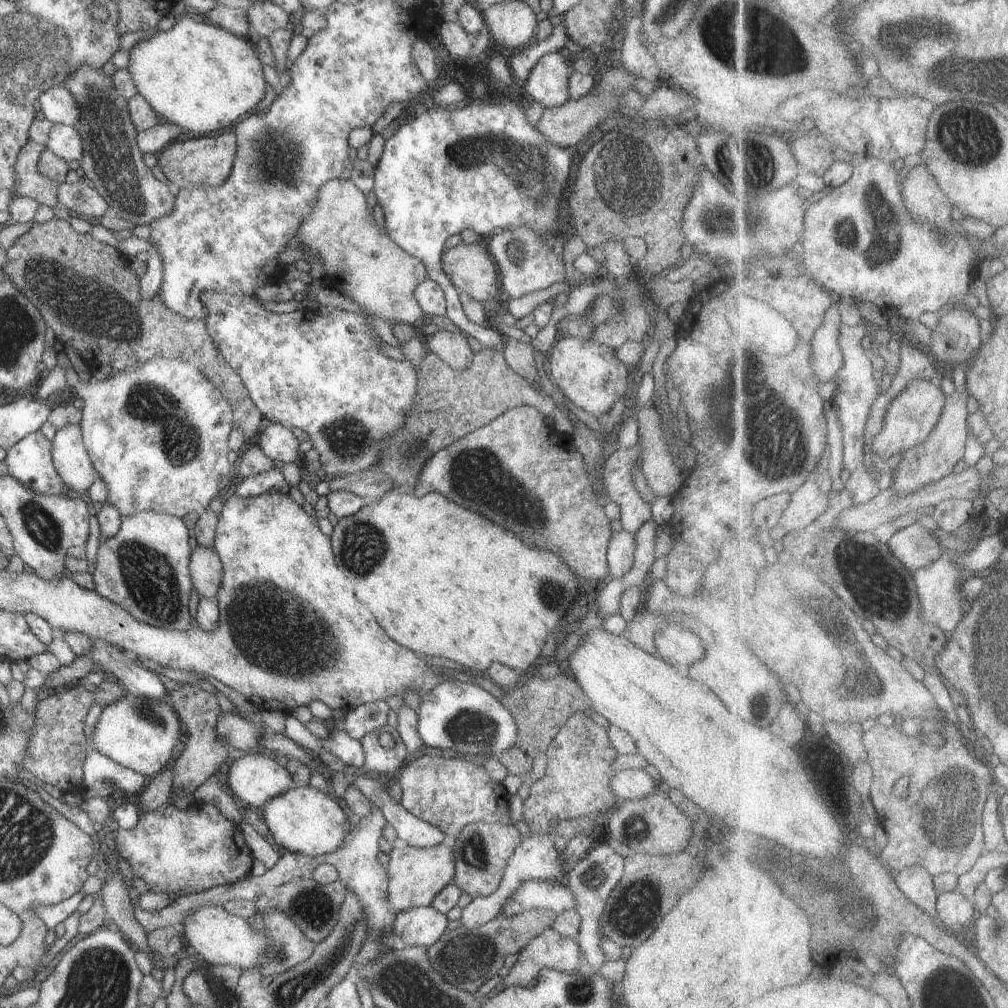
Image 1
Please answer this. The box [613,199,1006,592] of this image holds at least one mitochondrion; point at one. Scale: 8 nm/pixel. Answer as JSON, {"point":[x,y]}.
{"point":[790,445]}

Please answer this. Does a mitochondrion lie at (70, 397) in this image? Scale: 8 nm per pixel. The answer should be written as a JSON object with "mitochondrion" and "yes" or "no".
{"mitochondrion":"no"}

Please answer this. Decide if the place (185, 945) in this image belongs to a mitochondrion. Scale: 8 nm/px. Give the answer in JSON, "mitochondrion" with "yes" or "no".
{"mitochondrion":"no"}

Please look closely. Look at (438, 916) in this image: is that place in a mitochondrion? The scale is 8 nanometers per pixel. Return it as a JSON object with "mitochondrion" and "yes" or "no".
{"mitochondrion":"no"}

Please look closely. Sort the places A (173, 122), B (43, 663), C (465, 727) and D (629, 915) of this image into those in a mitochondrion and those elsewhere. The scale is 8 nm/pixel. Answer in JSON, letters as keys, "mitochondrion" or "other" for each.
{"A":"other","B":"other","C":"mitochondrion","D":"mitochondrion"}

